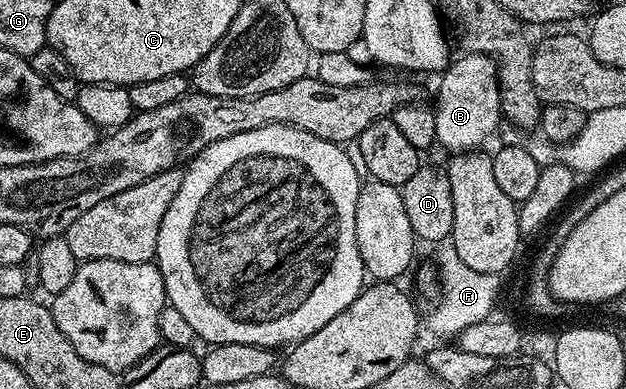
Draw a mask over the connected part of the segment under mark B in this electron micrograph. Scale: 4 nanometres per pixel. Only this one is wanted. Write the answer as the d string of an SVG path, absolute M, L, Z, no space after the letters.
M461 53L459 57L453 57L439 75L440 86L434 101L436 141L448 152L481 149L483 142L497 133L502 121L495 60L484 54Z

